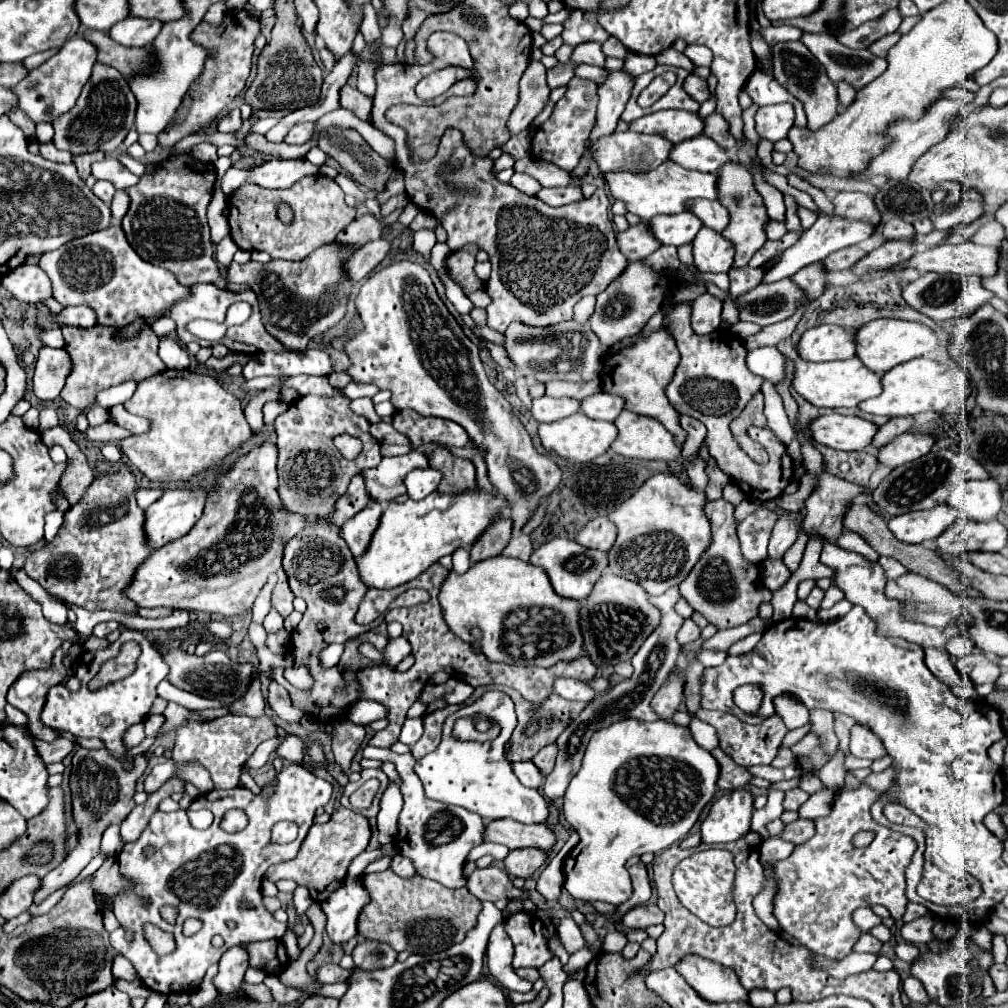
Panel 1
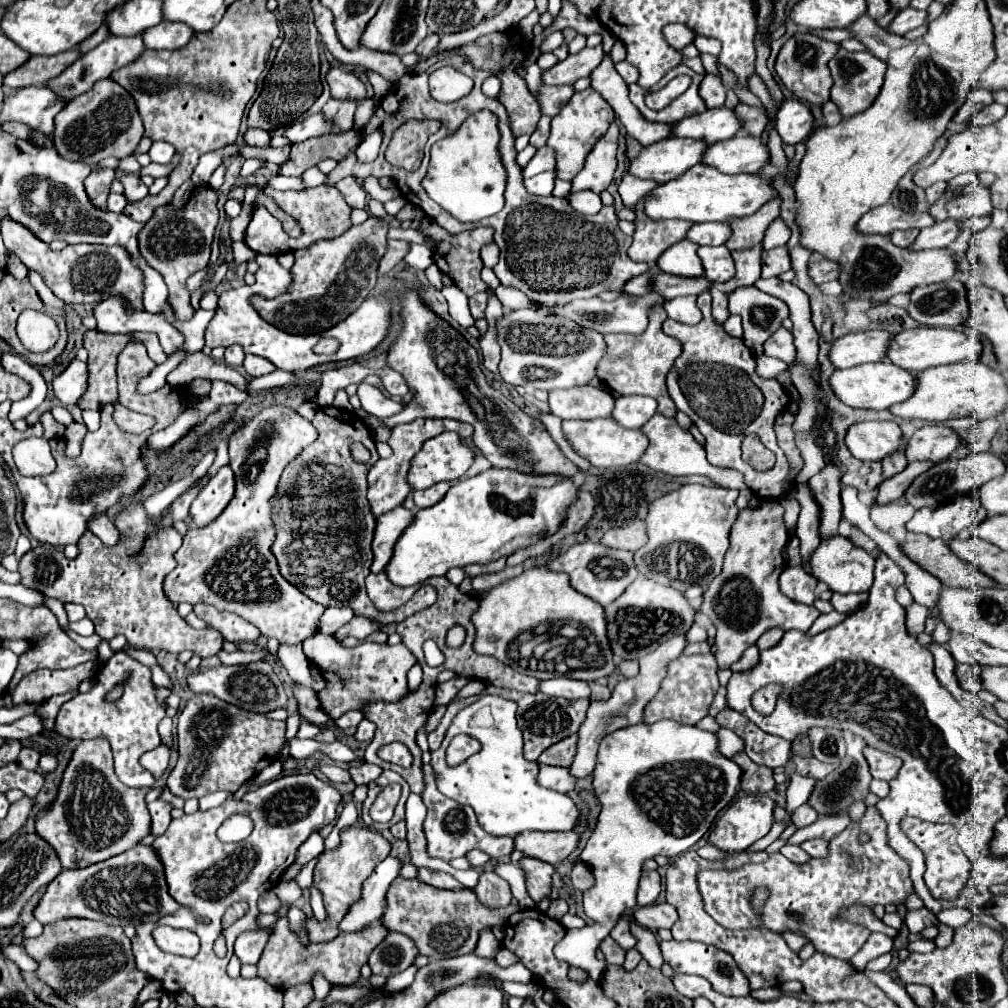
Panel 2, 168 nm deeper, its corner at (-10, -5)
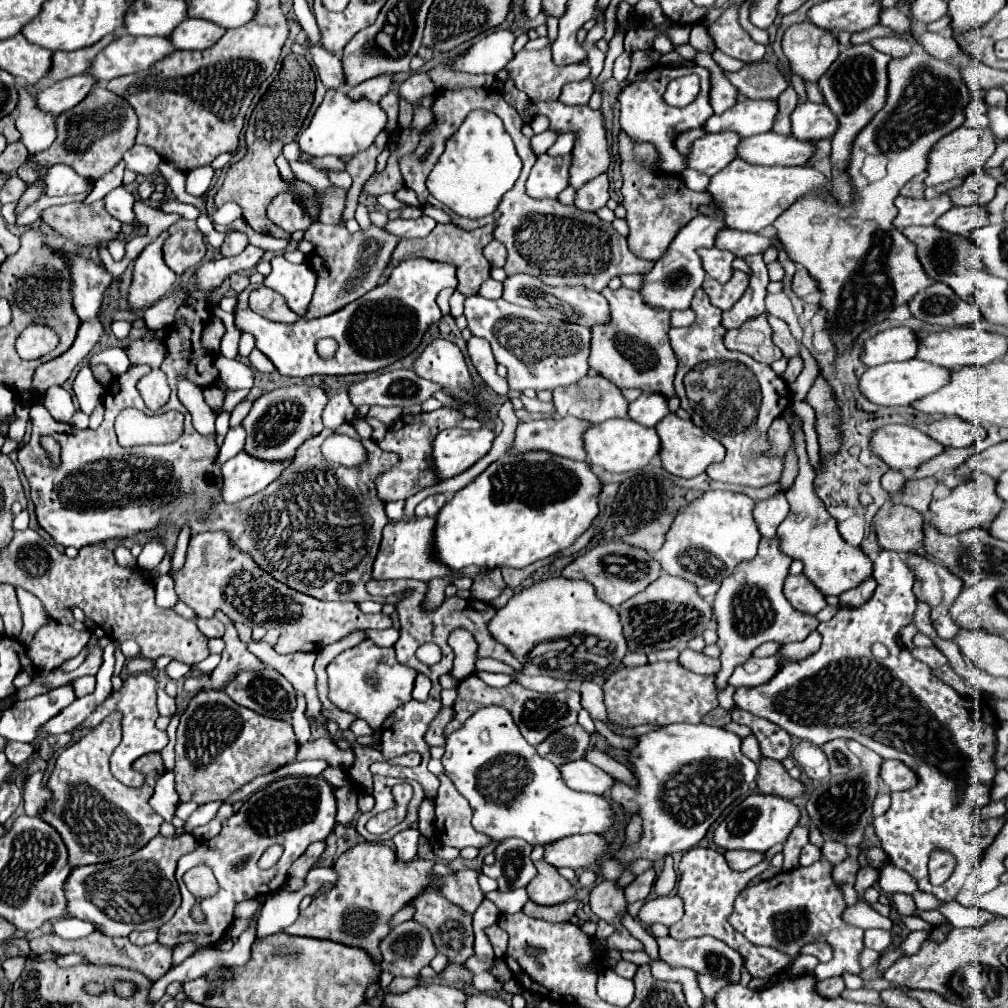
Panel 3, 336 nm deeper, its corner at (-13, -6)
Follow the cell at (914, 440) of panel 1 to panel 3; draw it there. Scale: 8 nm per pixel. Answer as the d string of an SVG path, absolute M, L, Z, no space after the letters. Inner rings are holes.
M944 417L930 423L928 427L928 435L932 435L932 439L944 445L946 449L970 447L974 443L974 433L978 433L978 439L986 437L984 427L968 423L960 417Z

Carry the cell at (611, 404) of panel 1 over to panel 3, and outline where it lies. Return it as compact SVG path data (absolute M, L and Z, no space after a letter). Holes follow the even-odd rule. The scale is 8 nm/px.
M642 393L628 407L628 417L638 421L640 425L646 425L646 427L654 427L668 413L670 413L668 411L668 399L658 395L658 393L652 393L652 395Z

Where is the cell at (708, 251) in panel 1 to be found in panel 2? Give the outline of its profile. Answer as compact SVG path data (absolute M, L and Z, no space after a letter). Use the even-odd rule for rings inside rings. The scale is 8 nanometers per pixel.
M701 246L697 250L697 256L701 258L705 276L711 282L727 282L735 274L733 258L731 258L731 252L727 250L727 246L713 246L713 248Z

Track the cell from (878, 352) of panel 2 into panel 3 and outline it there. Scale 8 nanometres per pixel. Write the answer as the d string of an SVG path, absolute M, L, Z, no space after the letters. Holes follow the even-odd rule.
M896 327L870 337L860 351L860 361L866 367L882 365L888 361L911 361L916 358L918 339L912 329Z

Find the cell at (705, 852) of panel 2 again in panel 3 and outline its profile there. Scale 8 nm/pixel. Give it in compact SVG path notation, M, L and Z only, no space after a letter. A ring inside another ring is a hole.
M726 851L724 853L728 865L734 871L746 871L754 865L758 865L764 859L764 853L756 853L756 851Z

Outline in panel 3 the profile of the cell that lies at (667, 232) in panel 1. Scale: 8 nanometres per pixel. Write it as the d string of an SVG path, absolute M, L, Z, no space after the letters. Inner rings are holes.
M722 229L714 241L714 247L732 251L736 257L746 257L758 251L766 251L770 245L772 243L758 233L744 233L736 229Z

